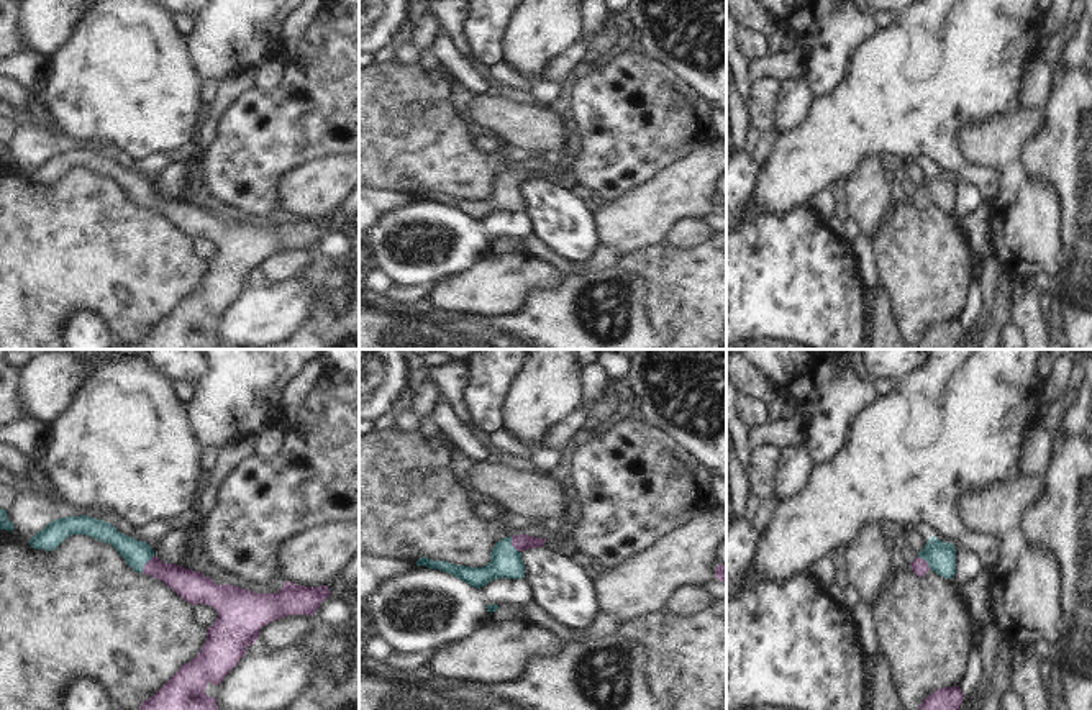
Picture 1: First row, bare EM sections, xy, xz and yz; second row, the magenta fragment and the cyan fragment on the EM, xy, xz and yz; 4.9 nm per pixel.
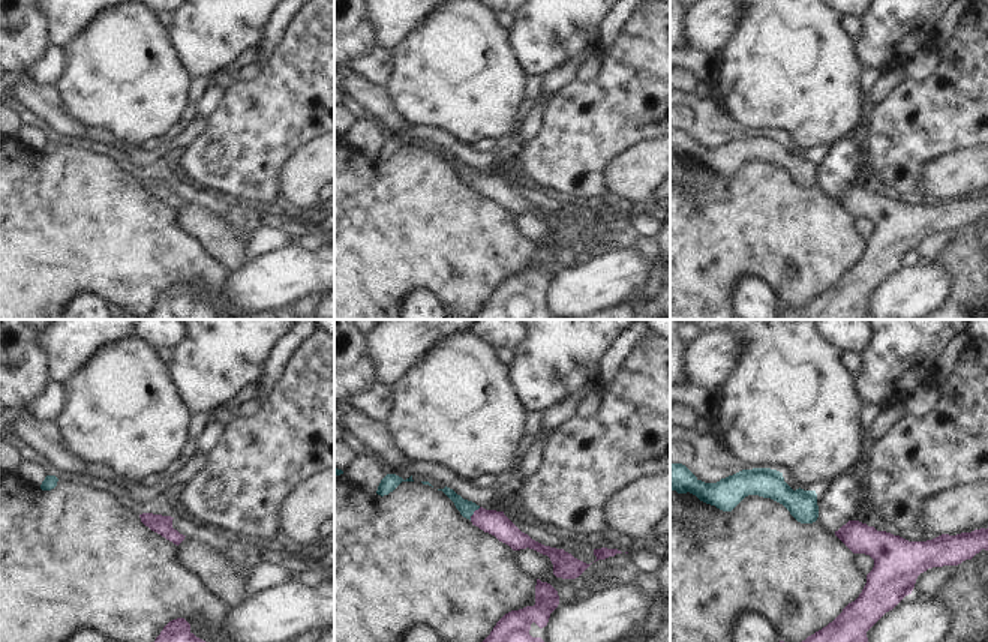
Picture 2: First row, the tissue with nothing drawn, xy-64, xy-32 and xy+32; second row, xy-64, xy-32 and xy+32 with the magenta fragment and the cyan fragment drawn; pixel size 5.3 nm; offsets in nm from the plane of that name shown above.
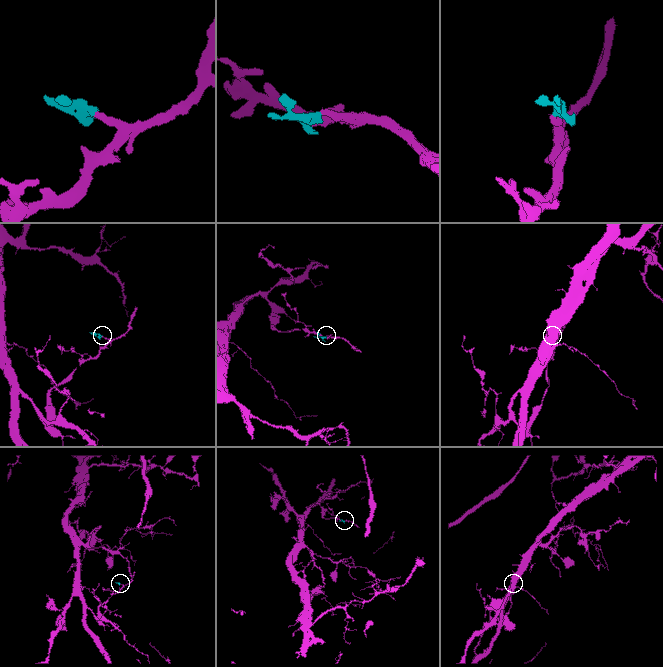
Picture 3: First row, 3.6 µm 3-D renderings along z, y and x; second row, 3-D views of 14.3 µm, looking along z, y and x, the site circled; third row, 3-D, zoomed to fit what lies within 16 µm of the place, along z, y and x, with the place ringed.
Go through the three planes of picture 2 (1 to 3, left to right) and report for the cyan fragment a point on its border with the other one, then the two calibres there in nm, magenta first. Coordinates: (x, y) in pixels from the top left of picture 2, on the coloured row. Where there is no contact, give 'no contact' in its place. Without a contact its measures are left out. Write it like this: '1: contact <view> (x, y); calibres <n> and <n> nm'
1: no contact
2: contact xy-32 (474, 513); calibres 130 and 90 nm
3: no contact

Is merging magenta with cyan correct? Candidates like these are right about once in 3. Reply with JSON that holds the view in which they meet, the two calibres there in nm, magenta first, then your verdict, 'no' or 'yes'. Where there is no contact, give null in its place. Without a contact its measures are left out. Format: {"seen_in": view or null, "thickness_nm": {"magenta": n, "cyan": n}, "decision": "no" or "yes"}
{"seen_in": "xz", "thickness_nm": {"magenta": 80, "cyan": 160}, "decision": "yes"}

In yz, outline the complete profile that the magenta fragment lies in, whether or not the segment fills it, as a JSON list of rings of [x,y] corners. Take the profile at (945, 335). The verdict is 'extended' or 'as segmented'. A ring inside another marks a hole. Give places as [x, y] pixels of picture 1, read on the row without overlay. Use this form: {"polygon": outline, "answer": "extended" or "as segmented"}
{"polygon": [[[959,318],[930,326],[912,349],[954,349],[962,336]]], "answer": "as segmented"}

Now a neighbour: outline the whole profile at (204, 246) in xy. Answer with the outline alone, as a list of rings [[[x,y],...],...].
[[[197,236],[193,238],[193,249],[202,261],[210,261],[216,254],[218,246],[210,238]]]

